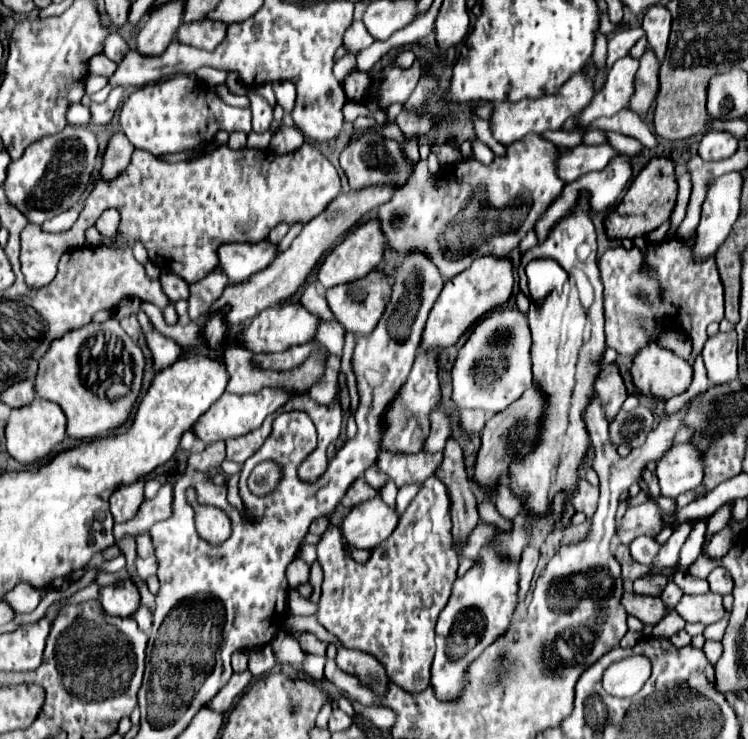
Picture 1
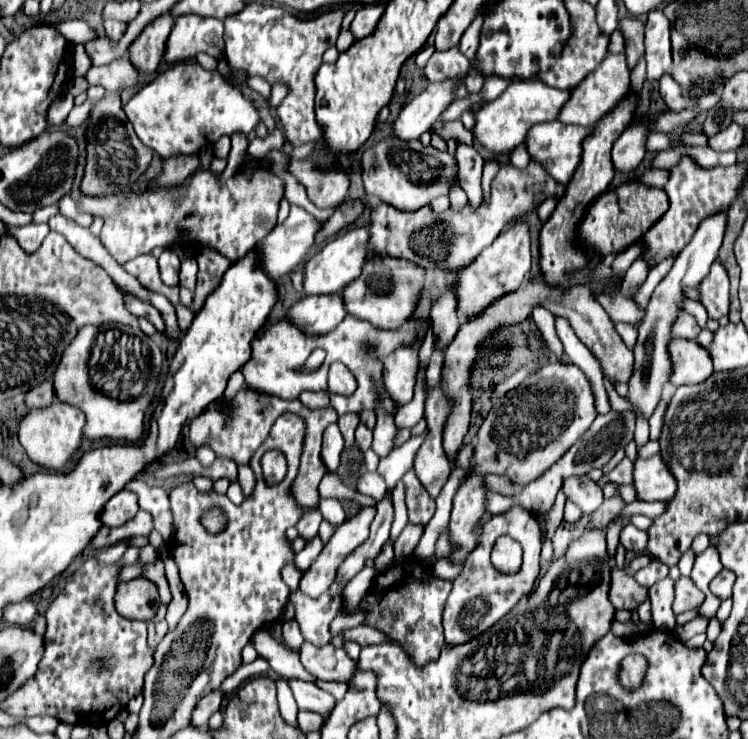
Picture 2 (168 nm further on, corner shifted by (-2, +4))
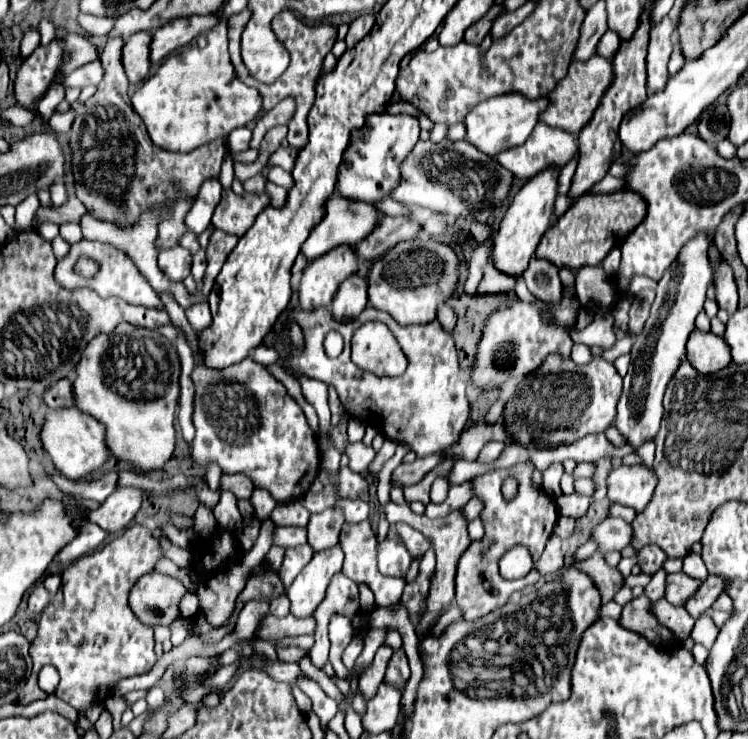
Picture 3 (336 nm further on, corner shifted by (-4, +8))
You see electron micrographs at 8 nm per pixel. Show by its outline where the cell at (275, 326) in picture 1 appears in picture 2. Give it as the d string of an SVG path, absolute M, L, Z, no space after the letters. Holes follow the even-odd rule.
M335 292L323 296L307 296L301 302L297 302L287 316L293 316L303 332L325 334L343 322L347 310L343 302L343 294Z

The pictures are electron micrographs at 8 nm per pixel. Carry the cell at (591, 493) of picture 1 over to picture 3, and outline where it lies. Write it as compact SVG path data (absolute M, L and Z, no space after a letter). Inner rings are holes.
M571 494L571 496L561 496L557 504L559 504L561 514L571 516L571 518L581 518L587 512L591 500L585 494Z

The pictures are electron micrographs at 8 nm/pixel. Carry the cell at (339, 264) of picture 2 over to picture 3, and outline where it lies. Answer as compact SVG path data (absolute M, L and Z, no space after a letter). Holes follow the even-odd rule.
M355 246L333 248L327 256L319 256L319 260L309 262L299 282L299 306L307 310L329 306L337 286L355 272L359 272Z

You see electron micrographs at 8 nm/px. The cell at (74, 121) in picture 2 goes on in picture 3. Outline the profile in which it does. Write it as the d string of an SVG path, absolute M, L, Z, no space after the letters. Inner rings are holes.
M71 108L71 110L65 112L65 114L53 114L53 116L49 118L49 126L51 126L51 130L55 130L55 132L69 132L73 120L75 120L75 110Z

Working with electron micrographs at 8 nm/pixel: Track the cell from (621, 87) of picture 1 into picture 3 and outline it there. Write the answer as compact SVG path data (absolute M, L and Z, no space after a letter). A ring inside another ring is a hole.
M595 54L587 62L573 60L569 66L569 74L557 84L557 88L549 94L549 108L541 114L541 122L545 122L551 128L559 128L571 134L577 134L593 116L595 108L599 106L599 100L605 96L607 88L611 86L611 80L615 78L615 72L611 68L611 60Z

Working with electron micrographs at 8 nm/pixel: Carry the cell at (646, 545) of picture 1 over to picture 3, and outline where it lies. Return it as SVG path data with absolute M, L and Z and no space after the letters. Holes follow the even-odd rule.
M607 518L595 528L593 540L597 542L601 554L609 550L621 552L623 548L631 546L631 526L621 518Z

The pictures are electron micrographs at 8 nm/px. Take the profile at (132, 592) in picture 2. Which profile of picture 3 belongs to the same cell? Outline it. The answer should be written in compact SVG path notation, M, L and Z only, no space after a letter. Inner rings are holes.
M151 572L141 576L129 592L129 604L133 614L149 626L169 626L179 618L177 602L185 594L185 586L181 580L171 578L167 574Z

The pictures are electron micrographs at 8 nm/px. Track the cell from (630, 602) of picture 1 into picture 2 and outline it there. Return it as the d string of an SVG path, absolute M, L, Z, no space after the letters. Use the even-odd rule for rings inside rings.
M611 566L611 588L609 588L611 604L621 610L635 610L643 600L647 600L647 590L635 582L635 578L627 576L621 568Z

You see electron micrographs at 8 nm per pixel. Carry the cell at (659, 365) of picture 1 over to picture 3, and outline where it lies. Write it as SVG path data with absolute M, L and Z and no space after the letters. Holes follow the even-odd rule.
M695 330L687 340L687 360L697 372L713 374L723 370L731 362L731 354L723 338L711 332Z

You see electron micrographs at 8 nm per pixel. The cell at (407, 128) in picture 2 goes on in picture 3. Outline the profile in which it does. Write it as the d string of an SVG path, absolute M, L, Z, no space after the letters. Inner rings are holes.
M383 112L369 116L365 126L359 132L353 132L351 146L347 148L343 164L339 166L339 192L347 198L365 202L375 202L381 196L389 194L399 184L399 164L419 140L419 130L419 120L411 114L391 116Z

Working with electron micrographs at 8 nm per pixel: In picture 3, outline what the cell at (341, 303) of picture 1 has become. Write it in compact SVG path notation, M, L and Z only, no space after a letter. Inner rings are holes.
M407 240L377 258L367 274L369 304L391 314L399 324L425 324L435 318L435 308L453 296L459 280L455 248L435 240Z

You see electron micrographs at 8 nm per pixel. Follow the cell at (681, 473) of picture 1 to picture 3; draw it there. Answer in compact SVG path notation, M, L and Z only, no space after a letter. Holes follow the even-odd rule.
M645 464L617 466L611 470L607 482L607 498L611 502L633 506L637 512L641 512L651 502L657 484L657 474L653 468L647 468Z

